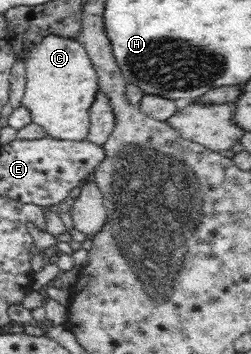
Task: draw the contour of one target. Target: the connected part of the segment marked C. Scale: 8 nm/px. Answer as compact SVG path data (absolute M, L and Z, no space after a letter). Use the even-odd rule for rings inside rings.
M48 35L29 53L22 105L49 136L60 140L85 140L90 127L90 109L96 102L100 83L93 63L77 38Z

